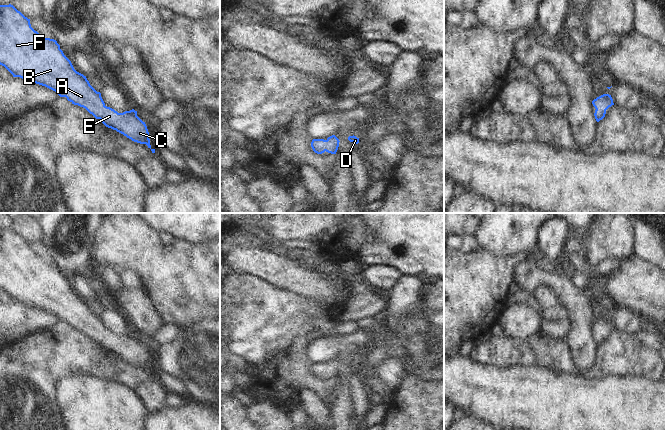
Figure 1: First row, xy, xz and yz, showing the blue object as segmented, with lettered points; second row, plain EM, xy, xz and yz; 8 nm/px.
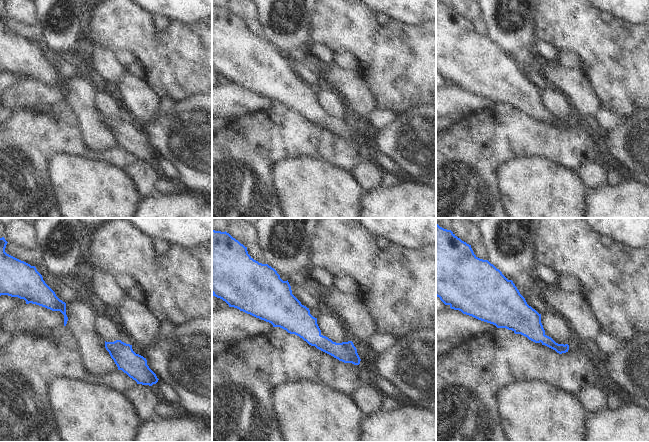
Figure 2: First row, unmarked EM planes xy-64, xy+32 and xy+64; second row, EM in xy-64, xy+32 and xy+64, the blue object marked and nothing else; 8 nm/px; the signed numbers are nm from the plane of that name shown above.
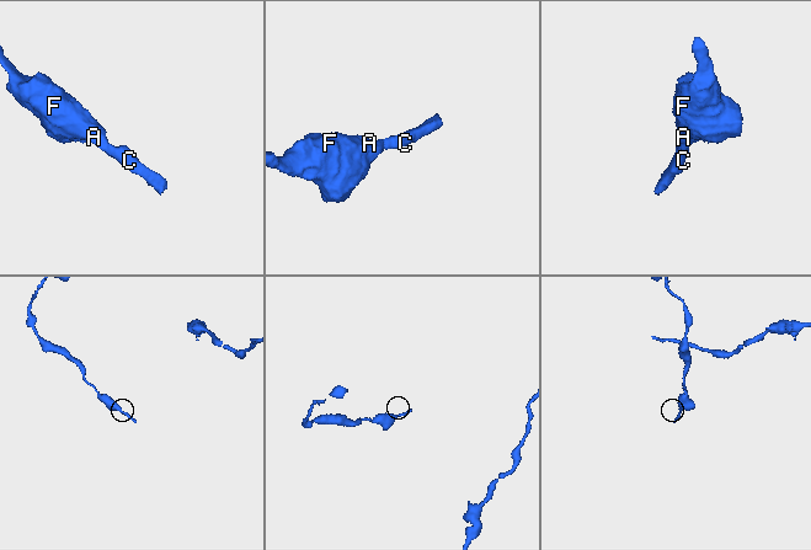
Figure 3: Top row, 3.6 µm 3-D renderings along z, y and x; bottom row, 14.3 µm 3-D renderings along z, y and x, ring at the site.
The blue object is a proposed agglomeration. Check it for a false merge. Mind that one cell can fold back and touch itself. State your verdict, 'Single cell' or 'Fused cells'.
Single cell

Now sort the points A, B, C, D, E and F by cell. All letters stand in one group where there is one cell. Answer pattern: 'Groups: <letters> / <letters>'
Groups: A B C D E F

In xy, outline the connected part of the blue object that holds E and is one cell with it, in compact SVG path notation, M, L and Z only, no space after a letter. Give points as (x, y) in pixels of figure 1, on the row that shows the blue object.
M11 4L0 5L0 65L4 66L13 77L45 86L57 92L60 97L66 97L72 104L85 108L106 127L116 130L134 142L146 144L152 153L155 153L155 149L150 145L147 126L137 116L137 111L132 109L118 113L107 107L101 93L90 85L86 76L74 69L57 41L45 38L35 31L31 27L30 19Z

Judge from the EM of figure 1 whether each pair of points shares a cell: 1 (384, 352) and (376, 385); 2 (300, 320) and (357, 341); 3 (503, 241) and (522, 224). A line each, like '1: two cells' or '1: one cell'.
1: one cell
2: two cells
3: one cell

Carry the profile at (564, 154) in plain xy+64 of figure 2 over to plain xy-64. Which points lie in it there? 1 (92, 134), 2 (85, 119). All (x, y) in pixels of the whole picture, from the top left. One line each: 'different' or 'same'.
1: different
2: different

